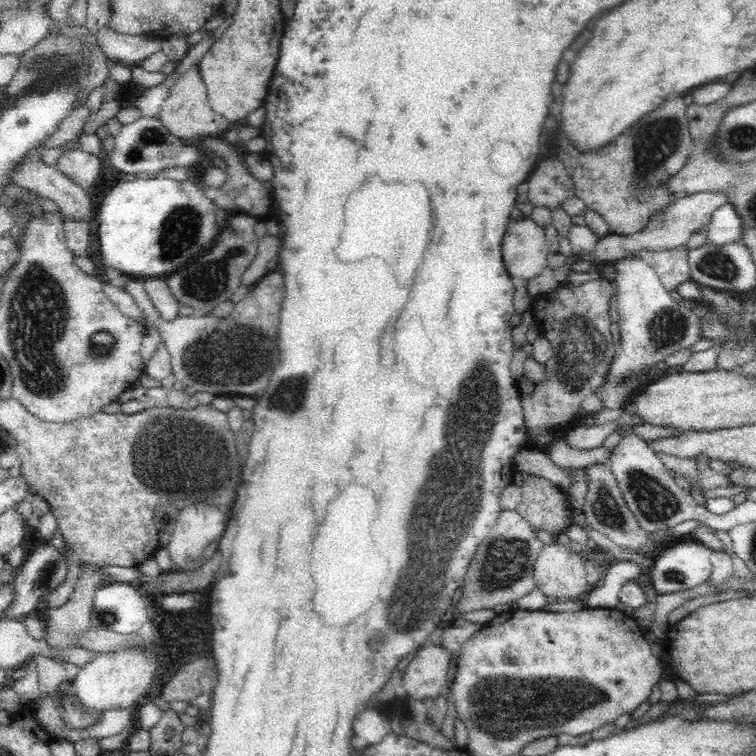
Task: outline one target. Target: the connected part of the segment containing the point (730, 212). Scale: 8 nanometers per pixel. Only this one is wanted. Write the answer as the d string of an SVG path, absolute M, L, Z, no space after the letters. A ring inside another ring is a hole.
M730 204L720 206L712 213L710 222L706 226L708 238L706 243L722 247L741 241L743 230L740 216Z

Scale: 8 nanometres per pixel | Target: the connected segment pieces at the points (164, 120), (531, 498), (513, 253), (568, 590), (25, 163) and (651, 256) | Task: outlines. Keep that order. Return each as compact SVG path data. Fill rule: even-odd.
M192 68L188 70L176 86L170 90L167 99L163 102L160 112L161 125L168 129L179 140L188 144L196 143L200 136L210 136L210 134L219 134L233 127L233 124L223 116L216 114L208 100L207 90L203 80L200 78L198 70Z
M528 475L521 486L522 502L515 510L534 528L562 534L573 523L567 493L545 478Z
M529 217L508 222L502 240L504 267L512 280L528 281L547 266L545 230Z
M545 545L534 564L535 587L547 598L556 600L584 596L590 590L584 561L585 557L571 551L570 545Z
M40 142L38 146L28 150L28 154L22 158L22 162L12 170L10 182L18 184L22 188L27 188L27 190L42 196L42 198L50 198L50 200L56 202L64 217L72 217L76 221L88 223L90 216L92 216L92 200L87 191L83 189L83 186L72 182L68 176L60 172L57 169L57 163L48 166L40 160L40 155L44 152L41 148L42 145L44 145L44 142Z
M686 244L677 246L676 249L657 250L656 253L645 249L642 253L629 256L629 259L644 260L656 272L665 290L670 293L678 284L691 280L688 255Z

